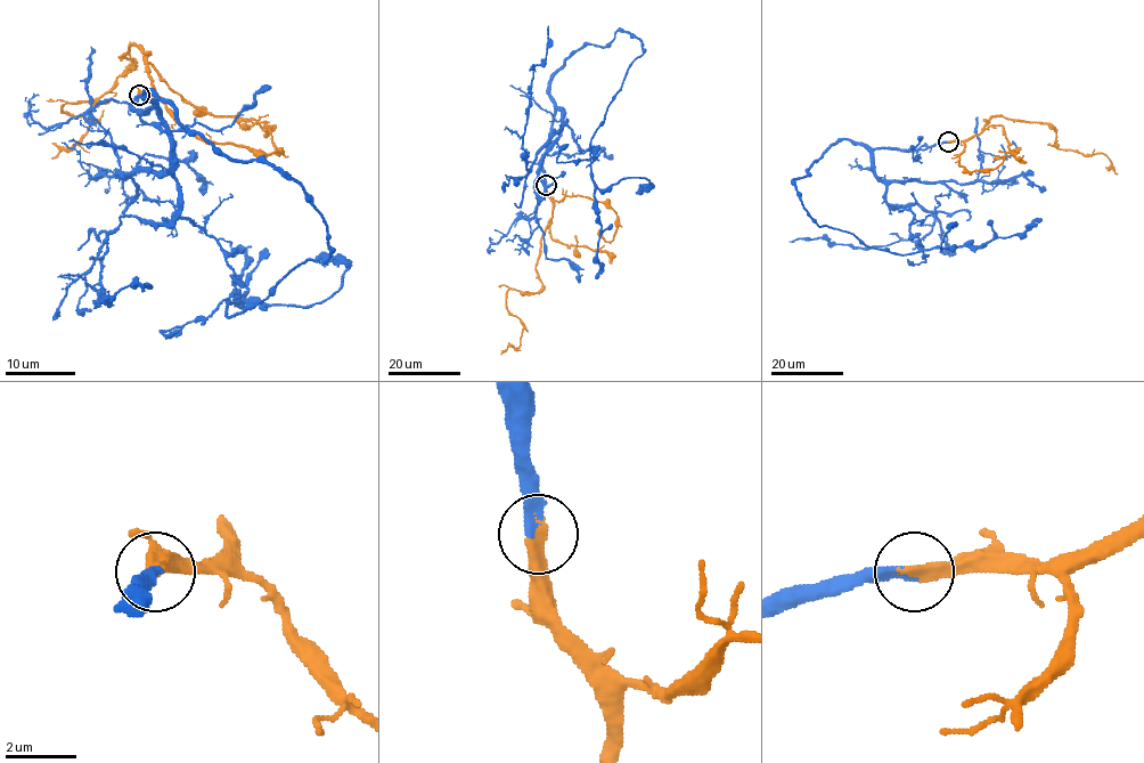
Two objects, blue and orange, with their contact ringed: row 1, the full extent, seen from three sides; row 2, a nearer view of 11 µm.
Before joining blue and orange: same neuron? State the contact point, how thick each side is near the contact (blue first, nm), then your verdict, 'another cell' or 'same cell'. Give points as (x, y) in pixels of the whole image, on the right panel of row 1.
place (948, 141); calibres 320 and 380 nm; same cell

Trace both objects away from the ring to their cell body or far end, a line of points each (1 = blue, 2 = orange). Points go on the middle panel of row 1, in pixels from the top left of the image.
1: (546, 185), (550, 79), (587, 45), (605, 46), (628, 32), (643, 53), (590, 145), (601, 225), (595, 278)
2: (546, 185), (553, 209), (536, 265), (542, 286), (507, 291), (506, 308), (523, 326), (521, 345), (500, 355)

